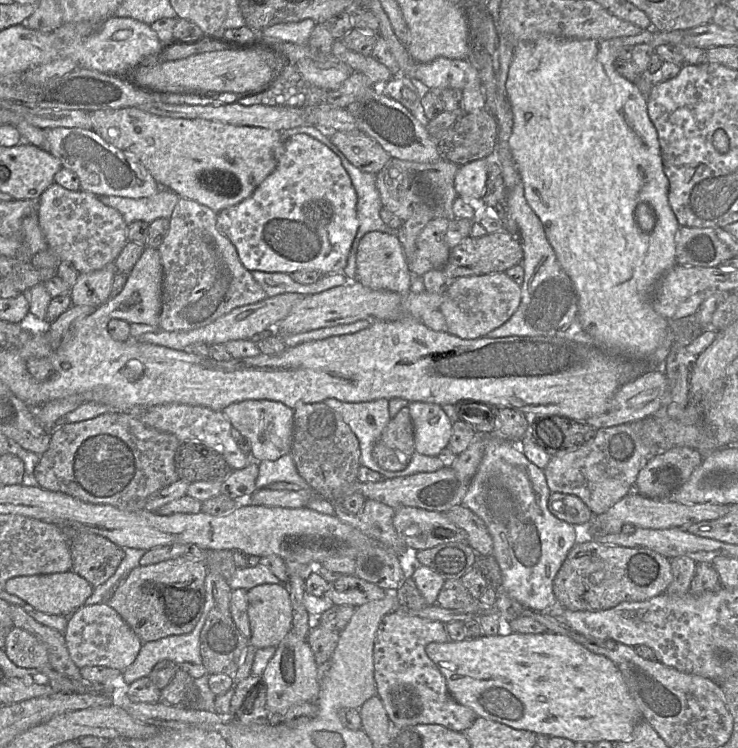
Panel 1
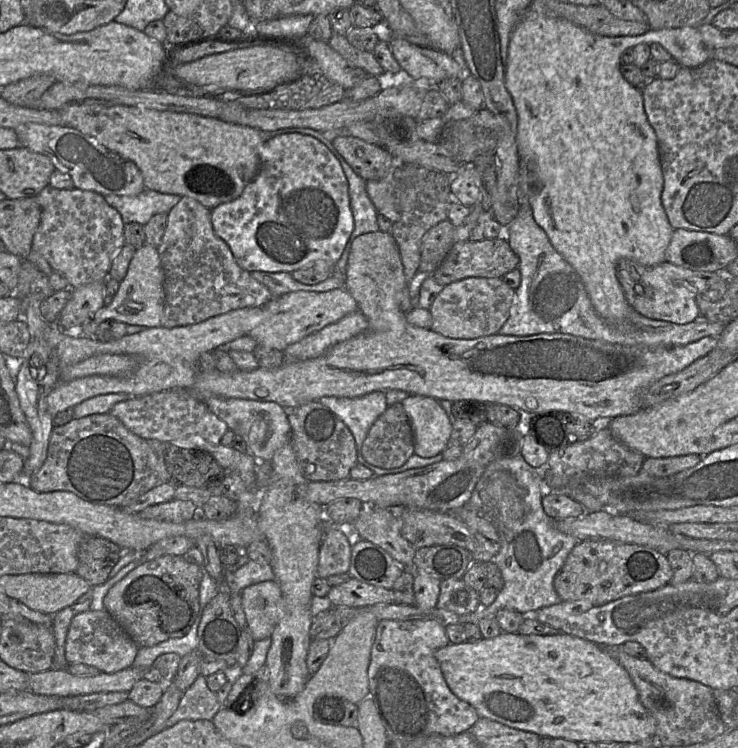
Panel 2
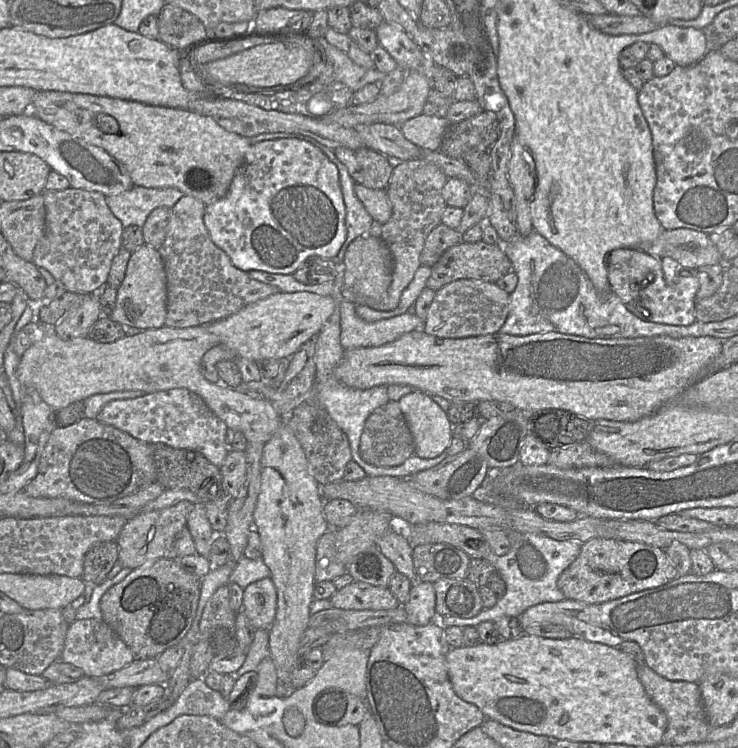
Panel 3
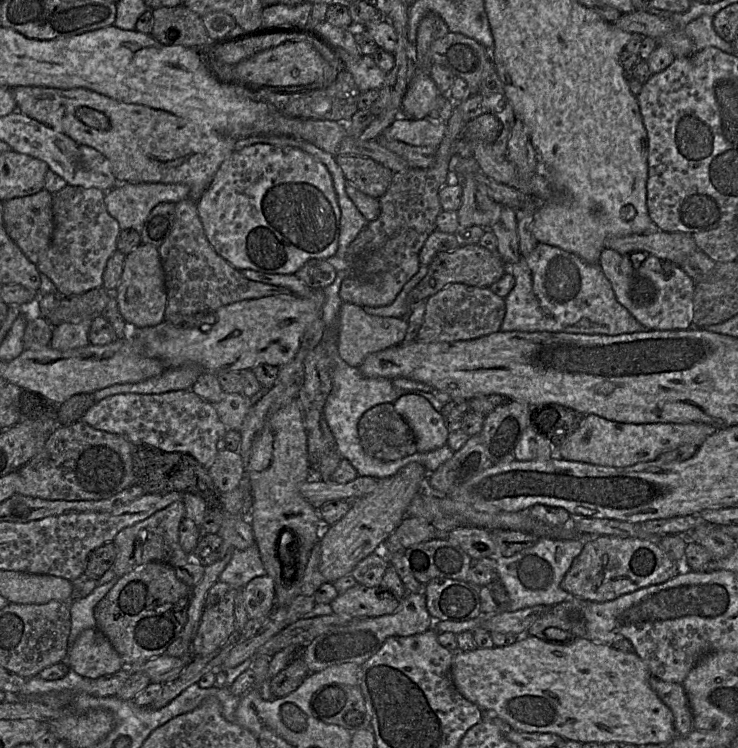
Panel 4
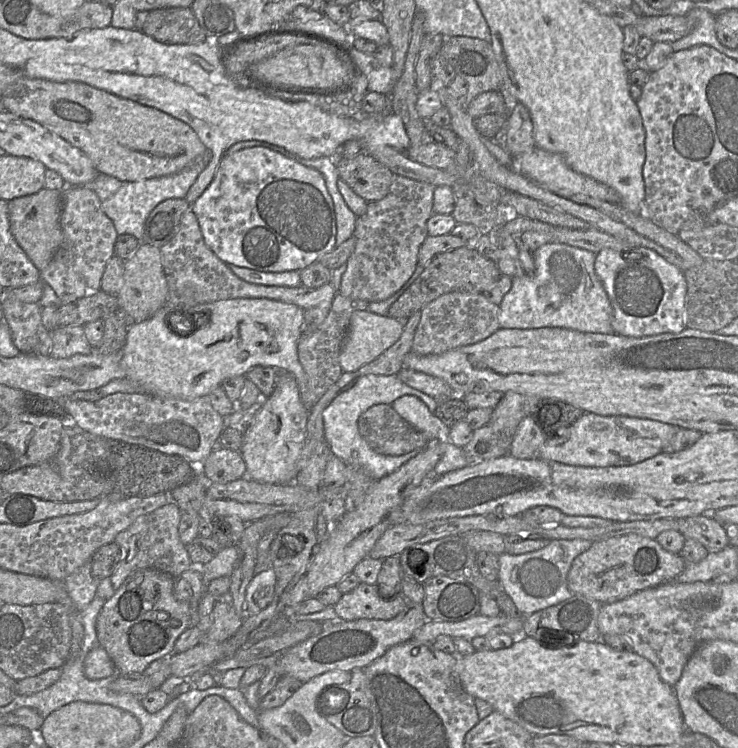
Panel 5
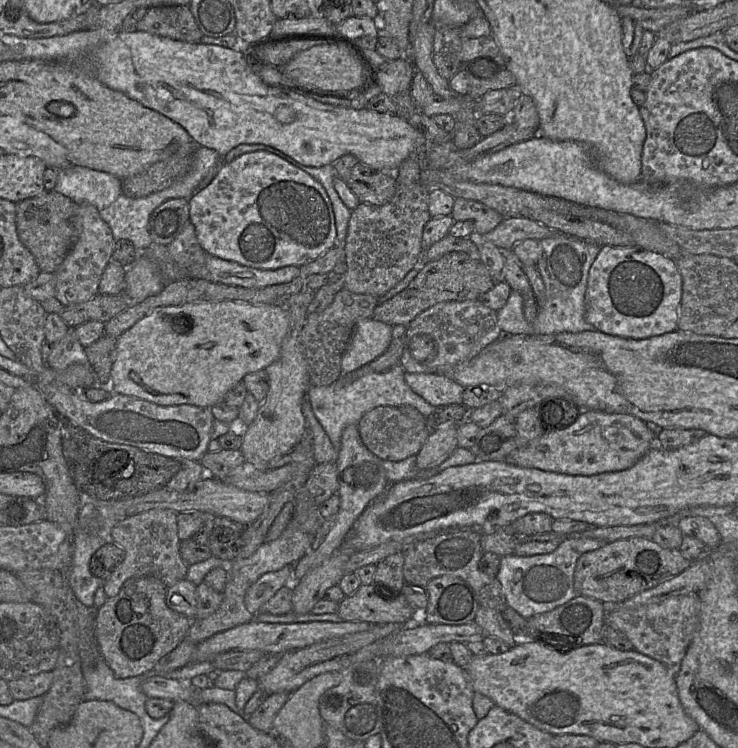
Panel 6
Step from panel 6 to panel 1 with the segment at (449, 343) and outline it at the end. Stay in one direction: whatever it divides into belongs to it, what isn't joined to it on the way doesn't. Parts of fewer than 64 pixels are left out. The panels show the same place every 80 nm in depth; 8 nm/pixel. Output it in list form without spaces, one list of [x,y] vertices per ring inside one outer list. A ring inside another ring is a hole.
[[[505,272],[464,276],[450,282],[439,311],[445,317],[446,332],[462,339],[476,339],[504,324],[517,310],[520,301],[521,286]]]

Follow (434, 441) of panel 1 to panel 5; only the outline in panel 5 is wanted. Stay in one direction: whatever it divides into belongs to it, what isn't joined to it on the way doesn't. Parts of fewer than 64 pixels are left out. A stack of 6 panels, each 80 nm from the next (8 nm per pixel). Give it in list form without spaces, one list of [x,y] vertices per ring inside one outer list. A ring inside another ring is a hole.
[[[405,395],[392,403],[393,409],[428,440],[444,439],[443,423],[415,396]]]

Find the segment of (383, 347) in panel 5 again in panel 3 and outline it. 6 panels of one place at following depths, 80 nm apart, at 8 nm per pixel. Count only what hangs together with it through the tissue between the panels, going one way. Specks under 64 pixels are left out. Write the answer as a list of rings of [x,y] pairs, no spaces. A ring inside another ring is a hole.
[[[342,301],[340,310],[340,343],[344,351],[378,347],[390,343],[405,333],[423,330],[425,322],[411,308],[396,317],[367,322],[355,310],[356,305]]]

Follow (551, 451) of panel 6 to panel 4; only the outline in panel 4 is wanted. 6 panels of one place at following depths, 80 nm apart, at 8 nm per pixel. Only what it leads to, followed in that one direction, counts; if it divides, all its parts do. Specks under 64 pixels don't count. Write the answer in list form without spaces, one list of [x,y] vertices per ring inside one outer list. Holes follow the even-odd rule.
[[[589,414],[581,425],[559,446],[552,457],[610,467],[628,467],[656,460],[662,453],[683,444],[701,445],[717,428],[705,423],[645,423],[633,424],[608,420]]]

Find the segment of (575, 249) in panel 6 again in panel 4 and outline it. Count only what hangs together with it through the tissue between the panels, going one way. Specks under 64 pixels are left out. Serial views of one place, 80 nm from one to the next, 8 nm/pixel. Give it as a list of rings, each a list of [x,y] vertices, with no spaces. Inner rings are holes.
[[[537,243],[534,250],[519,261],[509,265],[515,285],[504,298],[505,315],[501,332],[567,332],[588,335],[620,335],[648,331],[616,299],[612,286],[598,264],[591,264],[579,256],[557,246]]]

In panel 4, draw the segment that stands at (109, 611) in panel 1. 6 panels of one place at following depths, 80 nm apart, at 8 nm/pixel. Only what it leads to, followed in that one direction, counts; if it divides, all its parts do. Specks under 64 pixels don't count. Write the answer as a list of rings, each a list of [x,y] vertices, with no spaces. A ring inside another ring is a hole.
[[[96,627],[80,633],[63,662],[90,679],[112,675],[126,666],[108,638]]]

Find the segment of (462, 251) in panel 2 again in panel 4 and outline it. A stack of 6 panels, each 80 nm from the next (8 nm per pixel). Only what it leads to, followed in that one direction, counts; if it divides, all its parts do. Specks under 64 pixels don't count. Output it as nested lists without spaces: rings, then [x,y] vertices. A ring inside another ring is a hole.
[[[479,244],[463,245],[453,251],[438,253],[428,265],[425,277],[408,294],[410,311],[414,304],[427,300],[450,284],[461,283],[468,286],[489,287],[507,271],[508,267],[497,252],[490,251]]]

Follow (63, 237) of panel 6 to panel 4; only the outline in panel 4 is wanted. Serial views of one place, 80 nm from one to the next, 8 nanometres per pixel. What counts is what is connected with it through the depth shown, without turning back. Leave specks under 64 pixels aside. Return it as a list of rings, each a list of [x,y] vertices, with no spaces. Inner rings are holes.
[[[43,189],[40,192],[3,202],[3,223],[13,242],[33,264],[37,264],[51,244],[54,219],[52,210],[53,194]]]

